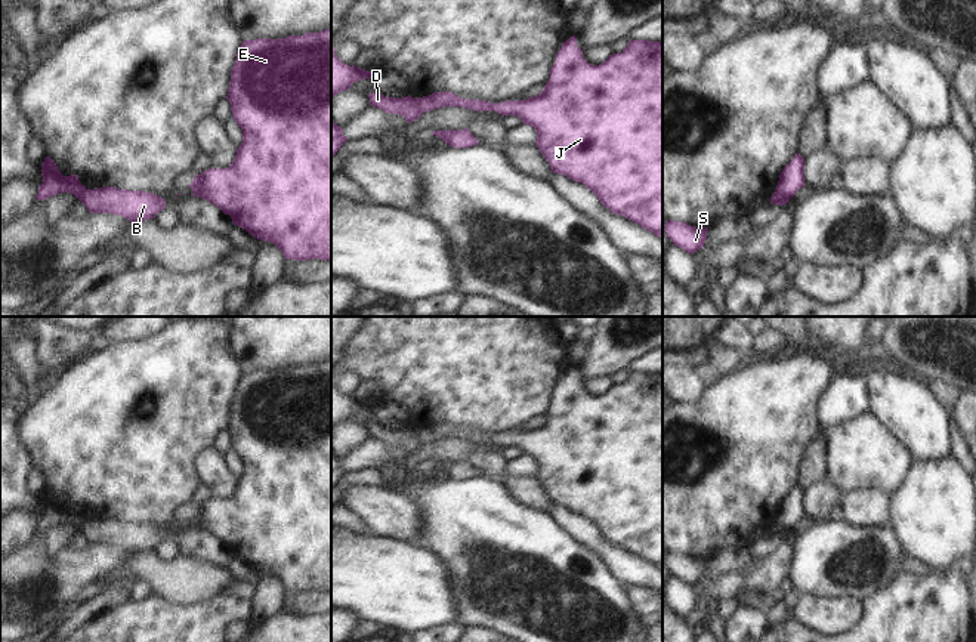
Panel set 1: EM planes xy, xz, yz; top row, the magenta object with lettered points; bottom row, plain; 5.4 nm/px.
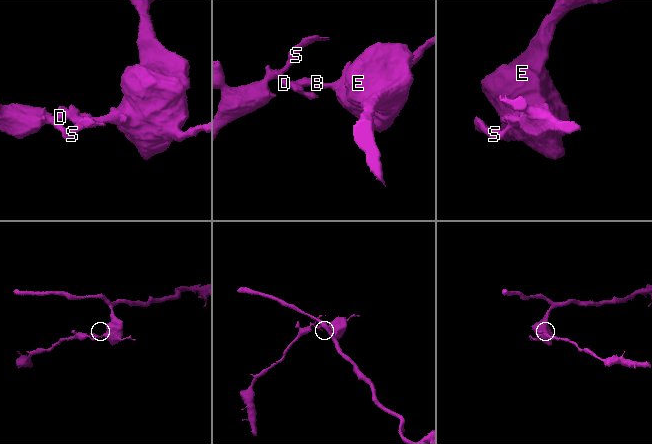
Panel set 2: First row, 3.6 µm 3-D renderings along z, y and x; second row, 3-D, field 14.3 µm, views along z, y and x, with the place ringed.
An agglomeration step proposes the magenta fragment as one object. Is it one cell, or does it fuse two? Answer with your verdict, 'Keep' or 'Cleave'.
Cleave.

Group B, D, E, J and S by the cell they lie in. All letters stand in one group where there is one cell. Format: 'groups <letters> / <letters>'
groups B E J / D S

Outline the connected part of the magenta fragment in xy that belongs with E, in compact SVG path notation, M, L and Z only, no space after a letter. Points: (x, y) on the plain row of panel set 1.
M331 359L285 370L244 371L226 430L243 462L243 473L229 499L195 506L191 527L219 538L254 570L275 575L285 590L331 592Z

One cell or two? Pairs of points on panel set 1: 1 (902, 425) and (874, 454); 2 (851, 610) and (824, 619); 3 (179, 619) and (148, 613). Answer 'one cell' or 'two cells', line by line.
1: two cells
2: one cell
3: one cell

